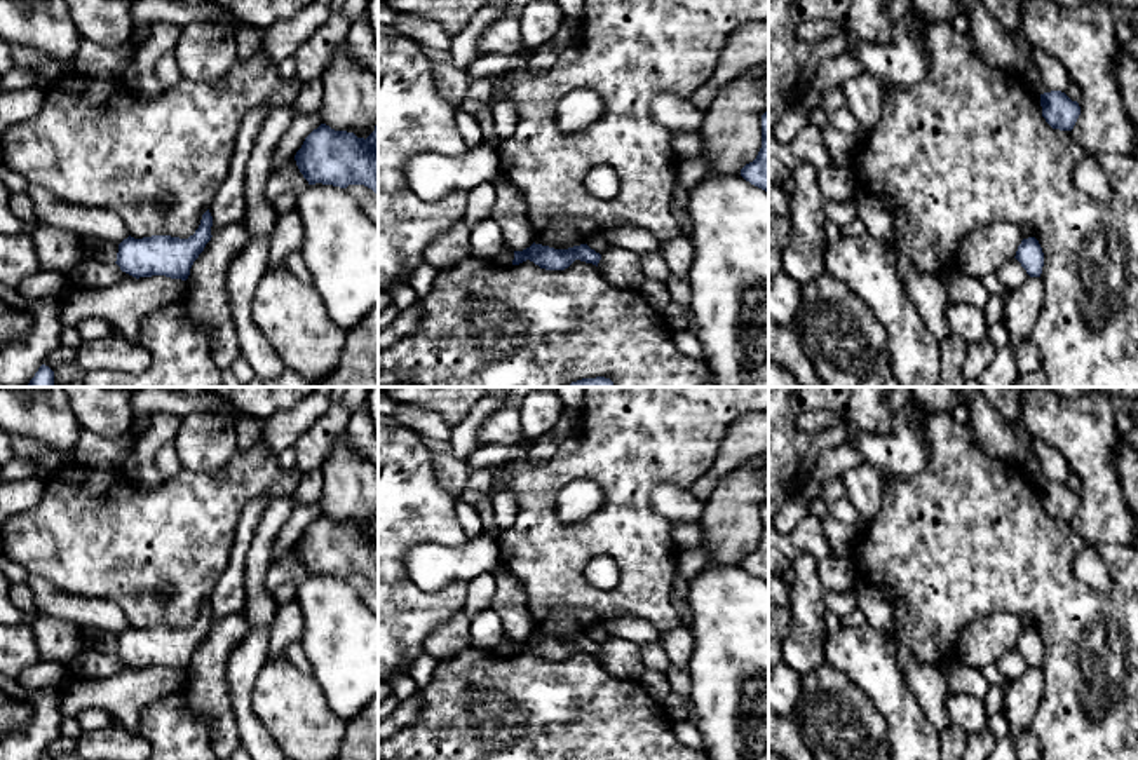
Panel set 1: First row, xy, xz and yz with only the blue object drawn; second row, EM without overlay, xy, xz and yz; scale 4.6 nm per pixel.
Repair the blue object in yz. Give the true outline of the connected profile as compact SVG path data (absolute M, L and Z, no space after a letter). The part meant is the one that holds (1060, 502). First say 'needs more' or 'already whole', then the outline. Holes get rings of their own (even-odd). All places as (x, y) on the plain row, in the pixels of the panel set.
already whole; M1051 481L1040 485L1042 507L1053 519L1072 521L1079 506L1080 497L1072 492L1061 481Z

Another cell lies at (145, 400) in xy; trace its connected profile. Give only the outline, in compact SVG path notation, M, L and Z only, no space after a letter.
M138 387L132 390L134 420L143 415L173 413L185 417L193 411L211 410L227 417L234 425L237 408L216 394L192 396L167 387Z

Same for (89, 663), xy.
M89 647L71 661L71 668L80 678L108 678L120 671L136 669L122 662L117 654L98 652Z

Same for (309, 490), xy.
M321 469L310 471L300 478L300 483L291 495L295 504L315 504L322 495L322 472Z

